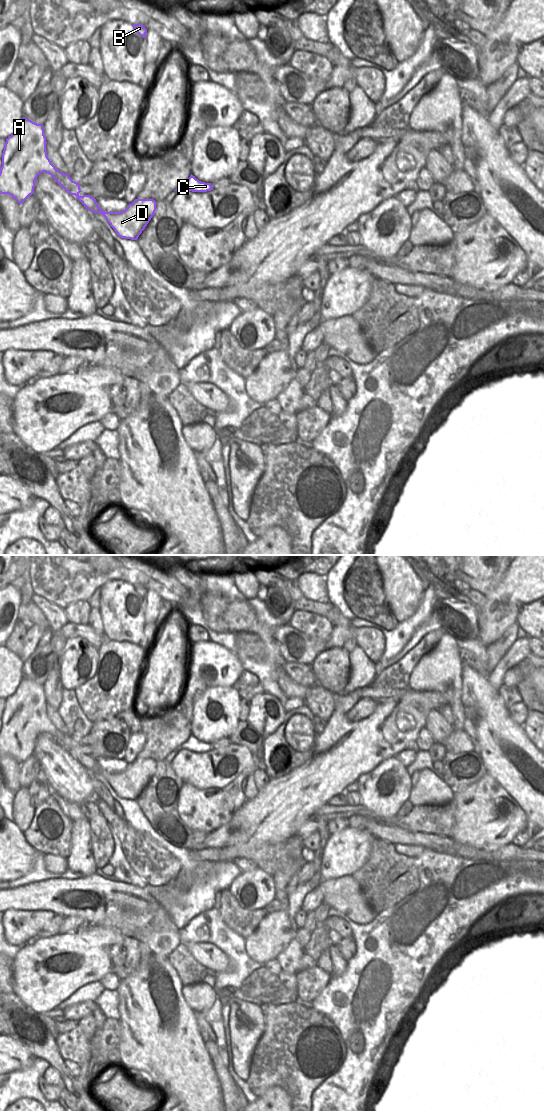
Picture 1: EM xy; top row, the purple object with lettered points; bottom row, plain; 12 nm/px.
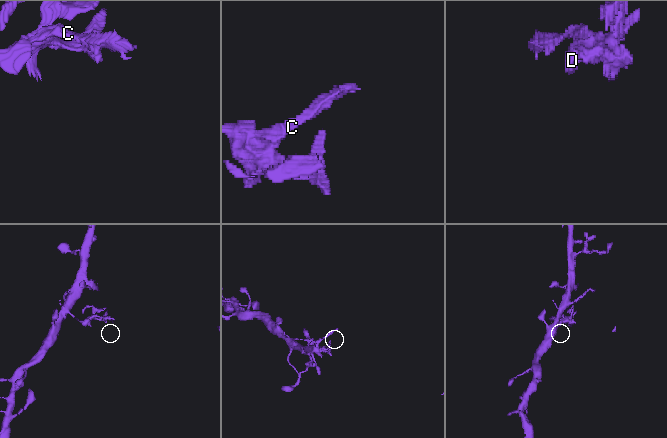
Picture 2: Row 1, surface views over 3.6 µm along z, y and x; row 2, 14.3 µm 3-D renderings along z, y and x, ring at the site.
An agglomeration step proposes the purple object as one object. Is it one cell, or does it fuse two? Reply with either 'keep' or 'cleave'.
cleave

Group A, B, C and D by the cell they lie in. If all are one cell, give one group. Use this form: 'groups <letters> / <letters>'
groups A B / C D

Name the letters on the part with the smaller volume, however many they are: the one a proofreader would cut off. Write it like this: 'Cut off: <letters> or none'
Cut off: C, D.

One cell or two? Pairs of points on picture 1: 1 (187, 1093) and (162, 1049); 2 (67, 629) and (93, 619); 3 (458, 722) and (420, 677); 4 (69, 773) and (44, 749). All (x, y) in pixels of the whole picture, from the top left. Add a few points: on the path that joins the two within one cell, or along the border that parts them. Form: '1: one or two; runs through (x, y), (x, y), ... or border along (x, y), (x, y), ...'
1: one; runs through (187, 1082), (187, 1074), (173, 1060)
2: two; border along (88, 623), (97, 633), (103, 635)
3: one; runs through (456, 707), (454, 696), (435, 677)
4: one; runs through (63, 768), (50, 755)

